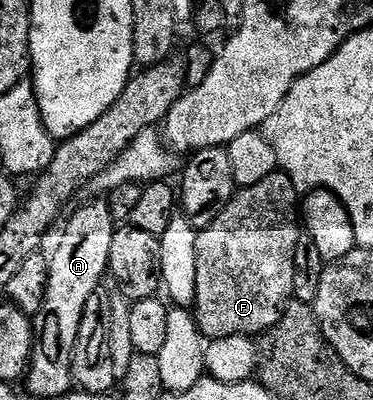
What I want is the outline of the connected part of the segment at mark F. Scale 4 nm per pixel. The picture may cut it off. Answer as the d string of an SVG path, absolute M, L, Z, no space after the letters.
M278 169L271 177L263 177L259 185L240 188L233 200L211 221L211 225L197 232L195 253L199 261L197 274L197 328L206 340L248 335L260 337L271 330L284 315L293 299L295 285L295 249L303 234L299 222L299 193L284 171Z

